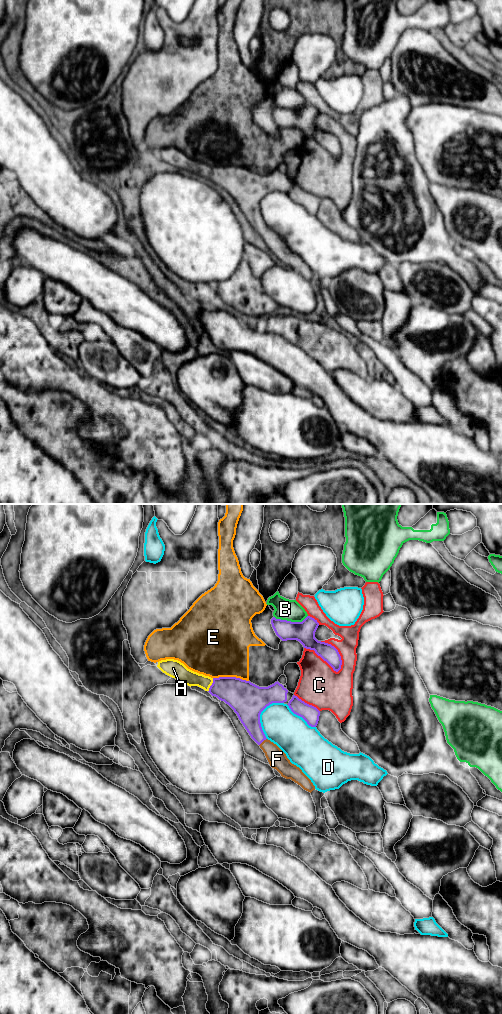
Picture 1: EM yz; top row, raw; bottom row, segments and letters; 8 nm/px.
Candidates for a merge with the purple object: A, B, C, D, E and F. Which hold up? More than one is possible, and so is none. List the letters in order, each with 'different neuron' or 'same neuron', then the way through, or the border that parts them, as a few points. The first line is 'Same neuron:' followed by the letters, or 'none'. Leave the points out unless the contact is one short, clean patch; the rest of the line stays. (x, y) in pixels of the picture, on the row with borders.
Same neuron: A, F
A: same neuron
B: different neuron
C: different neuron
D: different neuron
E: different neuron
F: same neuron

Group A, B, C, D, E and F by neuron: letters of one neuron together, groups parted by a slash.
A F / B / C / D / E

